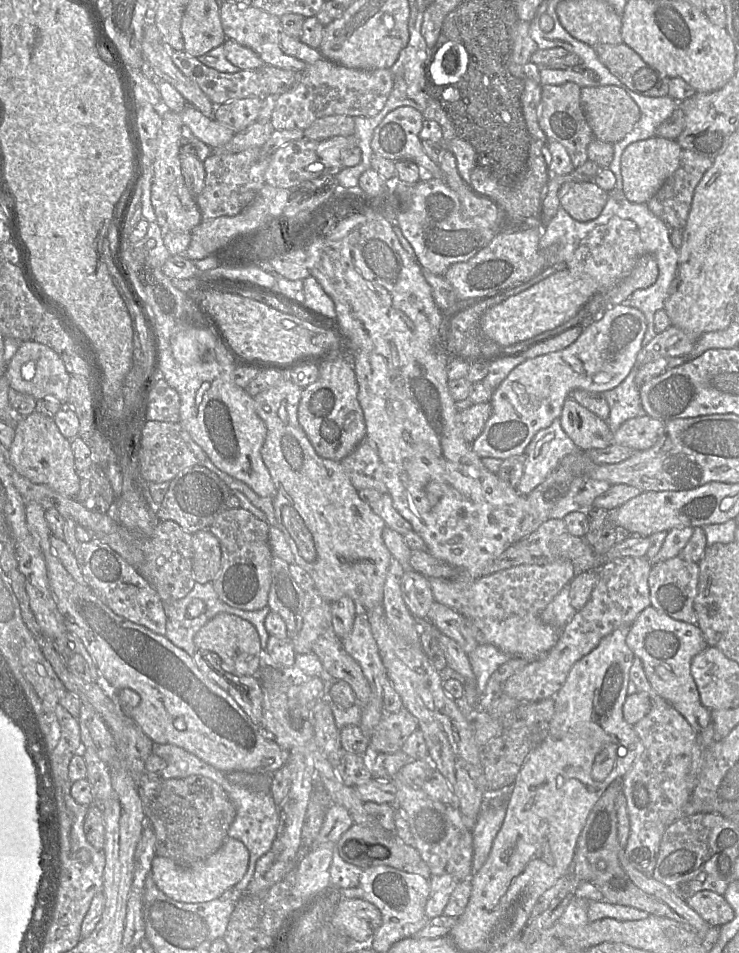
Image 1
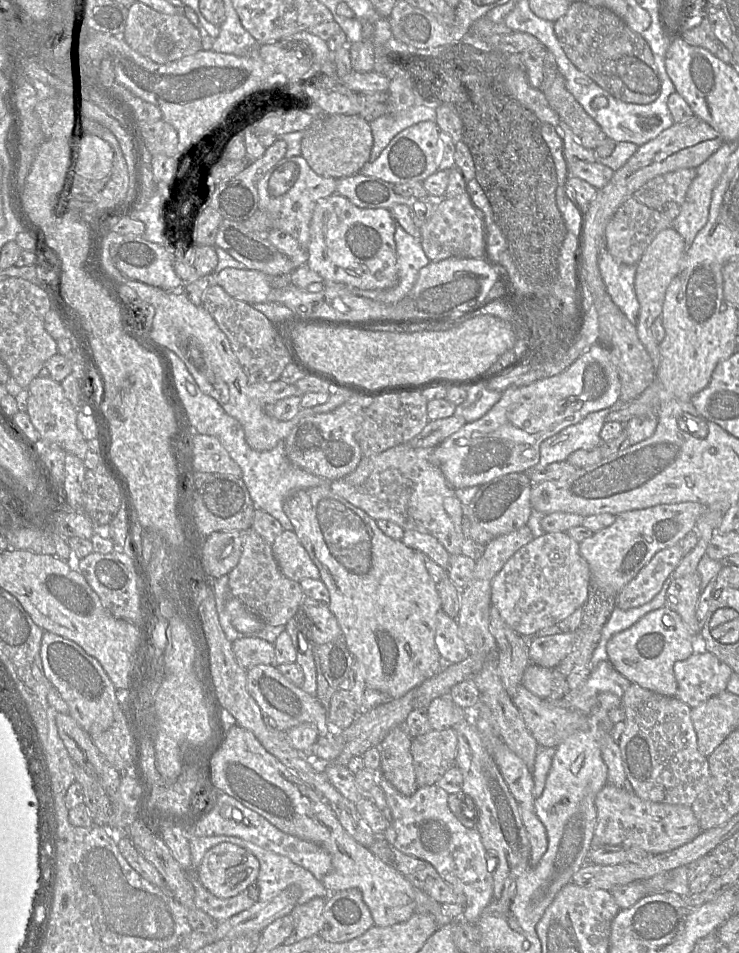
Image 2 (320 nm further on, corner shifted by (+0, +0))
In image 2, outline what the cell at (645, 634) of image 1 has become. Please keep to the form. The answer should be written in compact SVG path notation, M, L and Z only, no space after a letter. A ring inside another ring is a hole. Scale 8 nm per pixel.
M663 606L650 611L630 628L613 635L606 645L608 660L631 683L667 697L675 697L674 664L689 658L698 646L698 635L690 633L681 616Z

